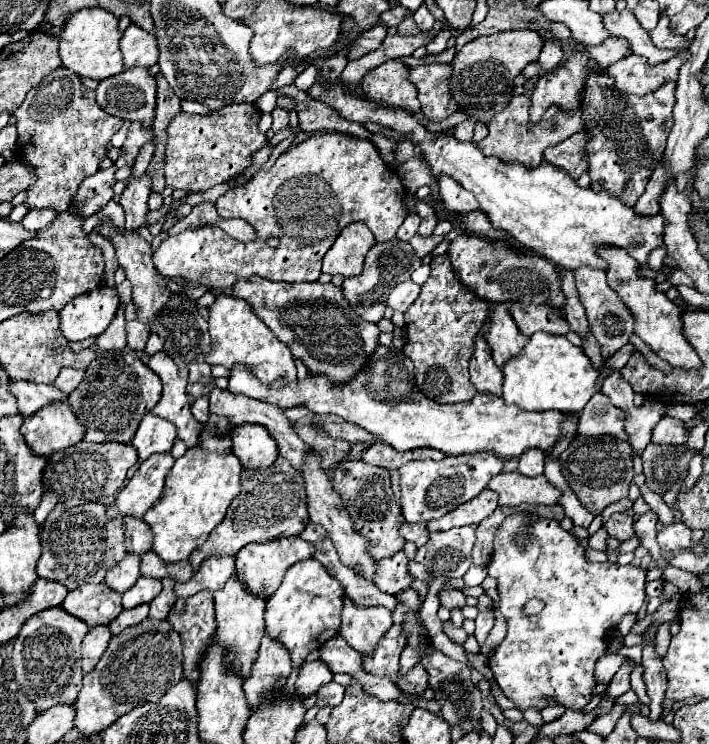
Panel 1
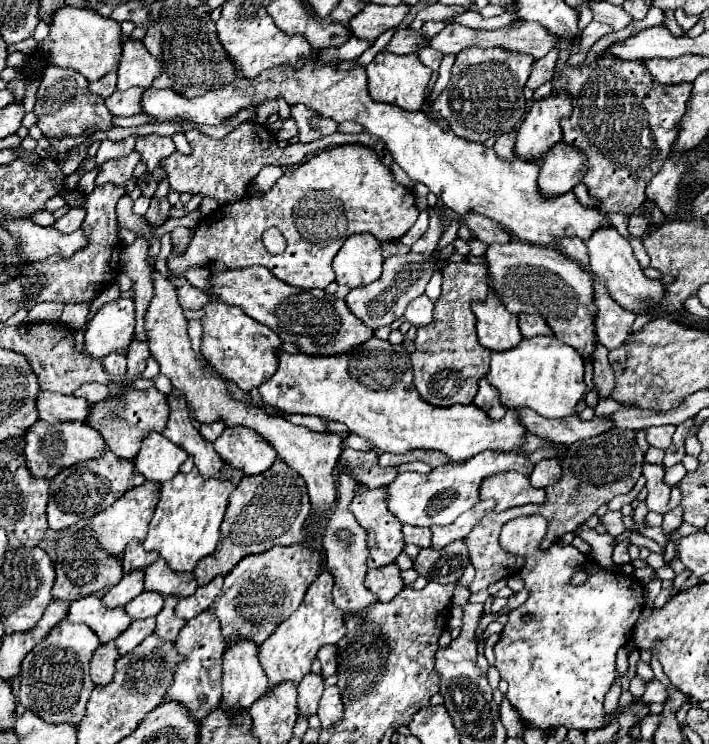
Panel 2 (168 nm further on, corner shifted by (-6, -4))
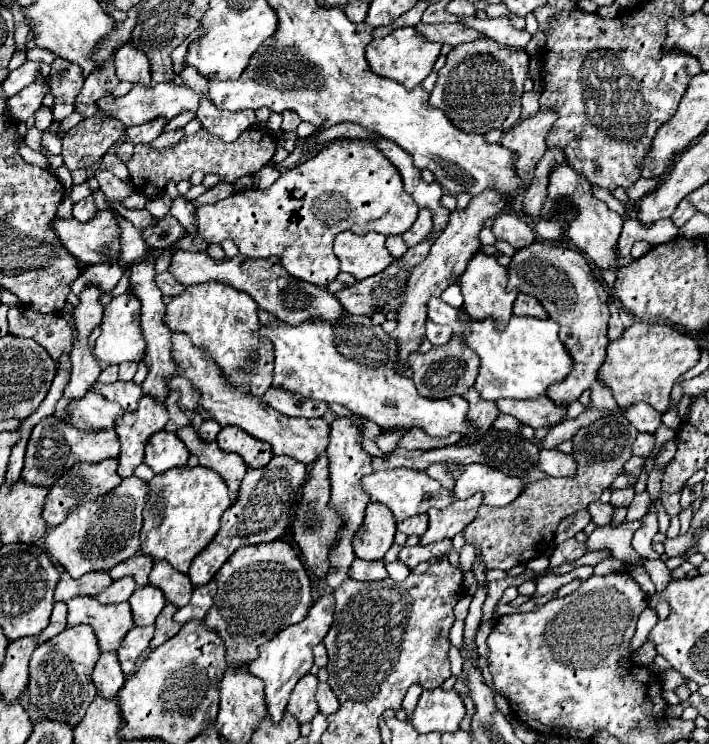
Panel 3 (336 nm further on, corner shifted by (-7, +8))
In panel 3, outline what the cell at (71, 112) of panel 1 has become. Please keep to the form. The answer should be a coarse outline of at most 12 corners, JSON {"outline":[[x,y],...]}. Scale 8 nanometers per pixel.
{"outline":[[52,62],[52,112],[60,122],[74,112],[84,84],[82,68]]}

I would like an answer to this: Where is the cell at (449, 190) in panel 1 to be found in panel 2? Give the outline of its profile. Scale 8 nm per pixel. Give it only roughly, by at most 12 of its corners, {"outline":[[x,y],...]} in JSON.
{"outline":[[467,212],[469,230],[487,246],[511,236],[495,220]]}

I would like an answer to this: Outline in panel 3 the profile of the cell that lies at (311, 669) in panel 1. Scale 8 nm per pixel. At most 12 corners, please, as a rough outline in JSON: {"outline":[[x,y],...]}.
{"outline":[[308,674],[296,684],[288,710],[300,724],[318,712],[314,700],[316,676]]}

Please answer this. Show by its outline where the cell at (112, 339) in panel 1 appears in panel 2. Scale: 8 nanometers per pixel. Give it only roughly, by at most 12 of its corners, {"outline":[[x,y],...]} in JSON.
{"outline":[[111,352],[103,358],[113,380],[123,380],[127,354]]}

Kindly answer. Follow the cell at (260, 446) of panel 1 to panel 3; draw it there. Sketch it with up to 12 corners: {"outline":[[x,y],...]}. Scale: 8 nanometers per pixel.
{"outline":[[224,426],[216,438],[226,452],[236,452],[248,468],[272,460],[268,442],[242,428]]}

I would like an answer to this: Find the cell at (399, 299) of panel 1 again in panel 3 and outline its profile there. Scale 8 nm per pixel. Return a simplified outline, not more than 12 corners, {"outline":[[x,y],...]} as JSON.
{"outline":[[428,302],[480,358],[484,400],[536,398],[572,370],[558,322],[516,316],[462,326]]}

